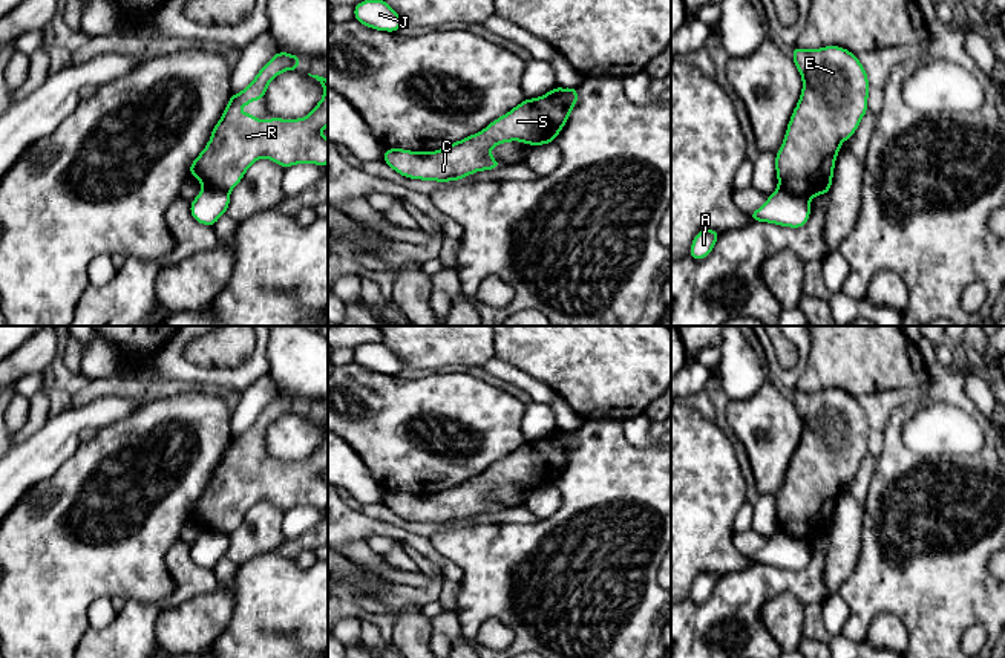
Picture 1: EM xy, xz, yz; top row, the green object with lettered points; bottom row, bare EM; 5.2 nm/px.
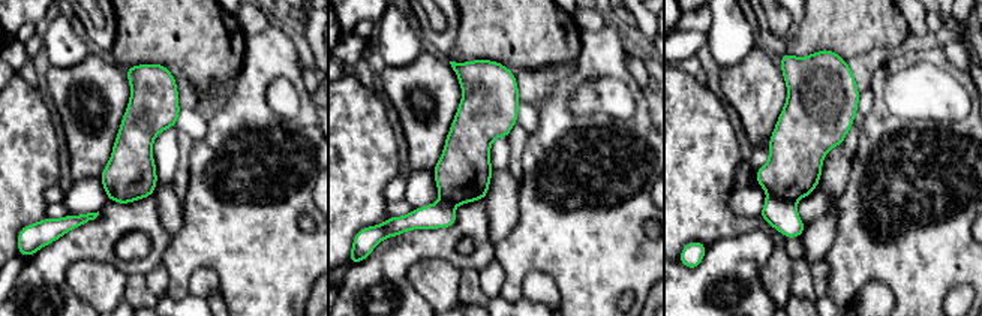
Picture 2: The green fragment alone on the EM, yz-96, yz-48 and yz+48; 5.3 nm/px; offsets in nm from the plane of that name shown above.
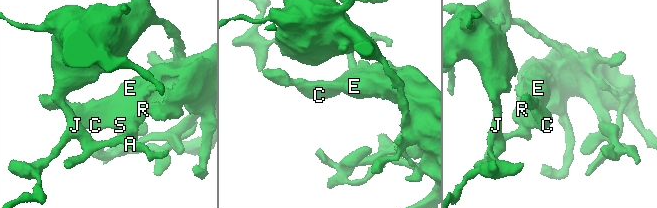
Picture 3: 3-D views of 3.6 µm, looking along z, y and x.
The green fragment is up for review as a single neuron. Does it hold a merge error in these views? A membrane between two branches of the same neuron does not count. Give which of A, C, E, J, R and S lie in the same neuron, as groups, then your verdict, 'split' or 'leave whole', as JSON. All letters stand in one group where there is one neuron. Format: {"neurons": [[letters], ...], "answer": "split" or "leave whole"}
{"neurons": [["A", "J"], ["C", "E", "R", "S"]], "answer": "split"}

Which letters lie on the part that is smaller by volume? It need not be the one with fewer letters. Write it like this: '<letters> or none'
C, E, R, S

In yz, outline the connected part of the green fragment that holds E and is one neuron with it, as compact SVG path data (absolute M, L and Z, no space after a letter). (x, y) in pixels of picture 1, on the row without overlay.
M795 389L791 399L801 418L803 433L775 497L775 513L781 531L810 543L829 537L841 485L853 479L867 456L870 428L858 399L841 389L812 393Z

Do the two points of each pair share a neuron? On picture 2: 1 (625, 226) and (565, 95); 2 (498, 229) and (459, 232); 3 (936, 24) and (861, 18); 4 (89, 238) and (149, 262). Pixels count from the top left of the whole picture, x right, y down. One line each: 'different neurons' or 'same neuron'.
1: same neuron
2: different neurons
3: different neurons
4: same neuron

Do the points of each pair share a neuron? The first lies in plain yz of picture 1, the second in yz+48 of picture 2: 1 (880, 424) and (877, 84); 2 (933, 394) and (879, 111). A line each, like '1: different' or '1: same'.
1: different
2: same

